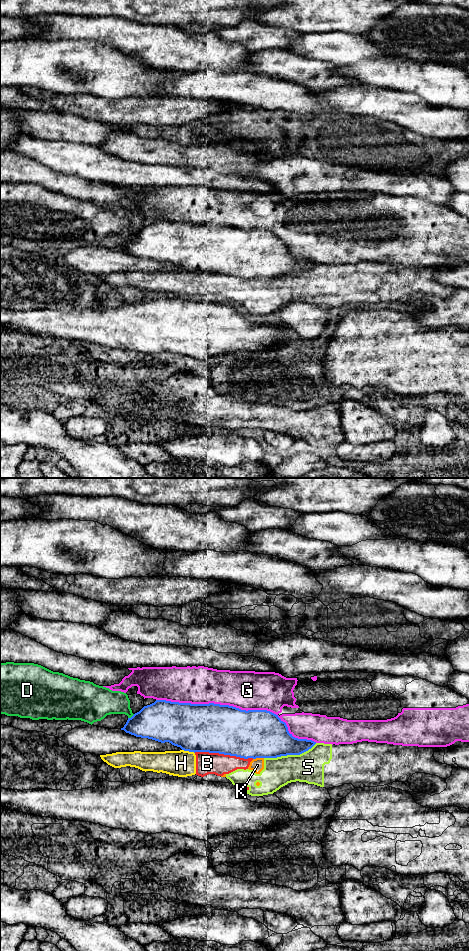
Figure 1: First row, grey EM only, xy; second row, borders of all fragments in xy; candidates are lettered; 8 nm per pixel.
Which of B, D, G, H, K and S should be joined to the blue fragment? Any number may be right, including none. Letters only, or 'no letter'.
no letter

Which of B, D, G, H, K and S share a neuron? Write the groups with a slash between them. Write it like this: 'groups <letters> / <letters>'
groups B H K S / D / G

